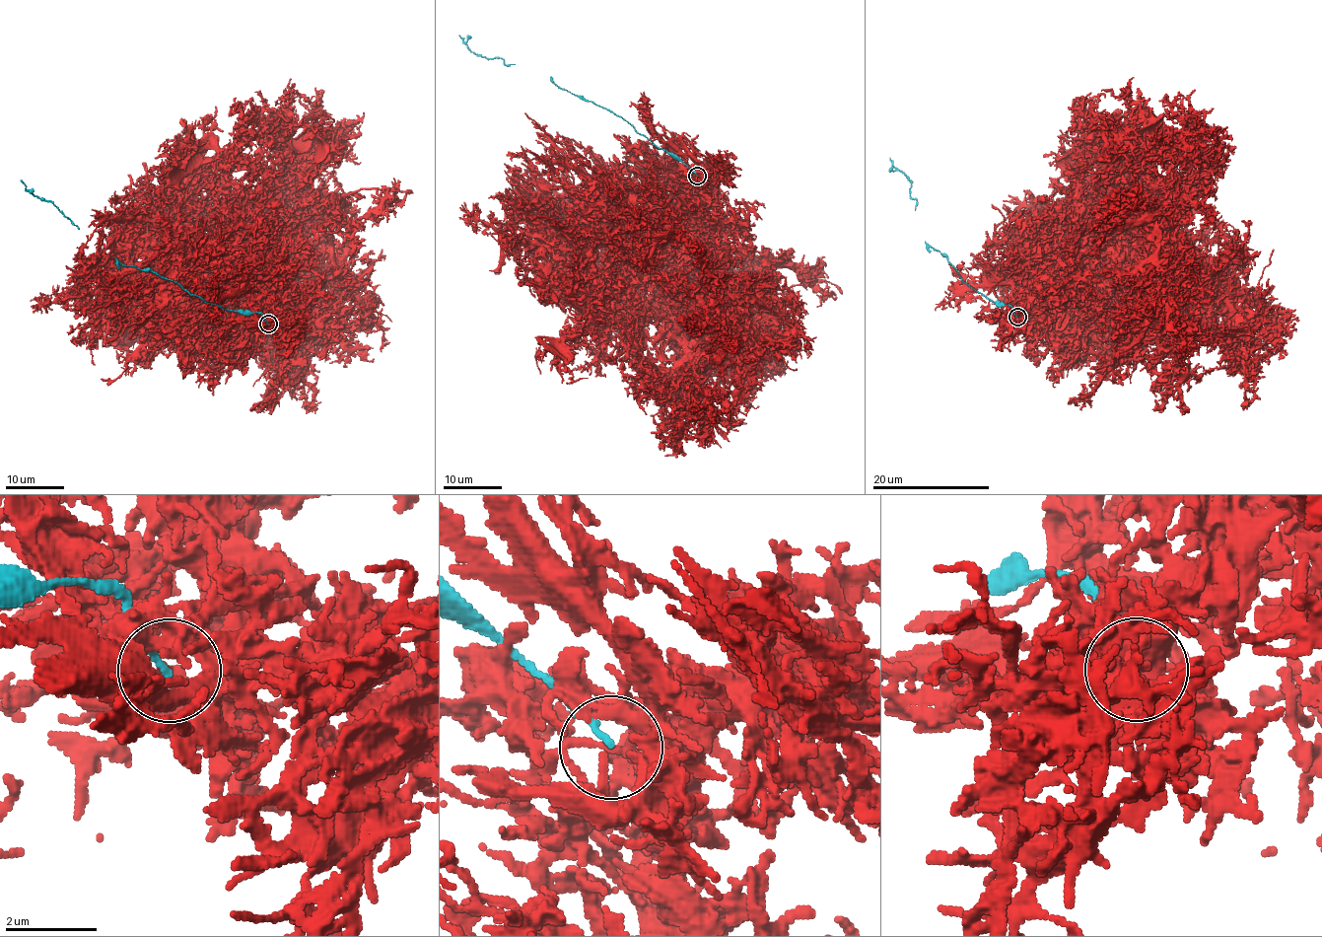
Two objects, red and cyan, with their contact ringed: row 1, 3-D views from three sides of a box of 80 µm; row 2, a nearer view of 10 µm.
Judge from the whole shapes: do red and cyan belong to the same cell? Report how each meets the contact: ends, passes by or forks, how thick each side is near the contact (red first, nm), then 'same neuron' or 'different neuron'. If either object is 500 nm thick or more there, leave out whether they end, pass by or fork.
red ends | cyan ends | 170/130 nm | different neuron

